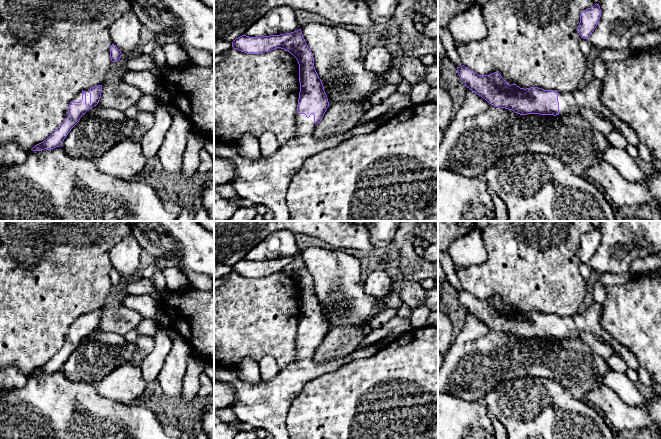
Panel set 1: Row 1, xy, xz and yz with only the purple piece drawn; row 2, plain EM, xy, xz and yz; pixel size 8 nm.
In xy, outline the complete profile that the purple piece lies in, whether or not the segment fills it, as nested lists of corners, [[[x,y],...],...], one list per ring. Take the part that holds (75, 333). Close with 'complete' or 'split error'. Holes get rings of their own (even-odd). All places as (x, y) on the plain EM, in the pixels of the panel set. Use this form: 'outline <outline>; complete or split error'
outline [[[102,309],[94,310],[90,313],[78,317],[70,326],[65,335],[65,343],[62,348],[43,366],[35,369],[28,376],[27,383],[18,388],[8,391],[0,391],[0,439],[177,439],[168,436],[163,429],[163,425],[159,422],[155,414],[142,405],[126,405],[120,402],[111,401],[104,398],[97,392],[96,386],[86,382],[73,382],[69,380],[61,371],[62,366],[71,355],[71,353],[79,346],[83,338],[99,327],[102,316]]]; split error

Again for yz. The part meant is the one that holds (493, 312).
outline [[[464,289],[457,291],[457,297],[466,311],[485,323],[489,328],[498,332],[505,332],[514,335],[520,339],[540,338],[540,339],[579,339],[581,332],[586,331],[596,337],[603,338],[608,342],[615,353],[624,357],[629,368],[637,370],[639,362],[637,357],[625,346],[619,344],[607,330],[601,325],[602,304],[596,301],[573,317],[561,317],[554,314],[544,314],[538,311],[520,312],[516,308],[509,309],[499,296],[489,299],[479,299]]]; split error

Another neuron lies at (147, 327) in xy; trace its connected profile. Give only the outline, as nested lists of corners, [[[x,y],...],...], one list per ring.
[[[143,319],[136,327],[136,330],[139,336],[154,337],[160,328],[161,323],[159,320]]]

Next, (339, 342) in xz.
[[[369,322],[359,327],[333,327],[327,332],[322,344],[314,353],[313,361],[324,363],[351,354],[362,343],[365,337],[363,330],[367,325]]]

